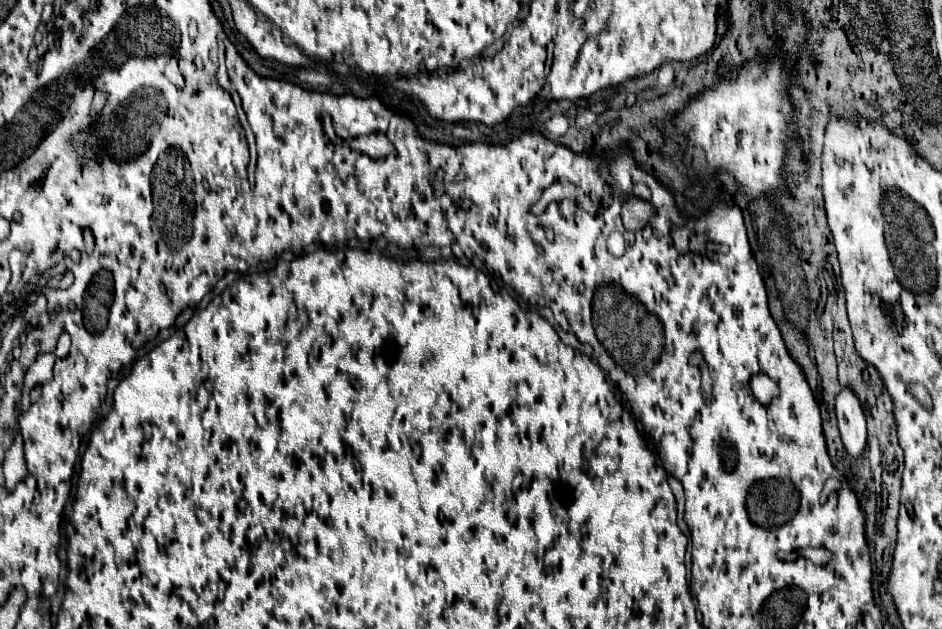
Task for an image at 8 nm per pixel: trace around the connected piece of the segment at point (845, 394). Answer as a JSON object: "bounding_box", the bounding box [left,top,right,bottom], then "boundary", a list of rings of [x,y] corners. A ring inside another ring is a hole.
{"bounding_box":[834,388,866,458],"boundary":[[[840,388],[834,406],[842,442],[850,456],[860,458],[866,450],[866,418],[860,400],[852,388]]]}

